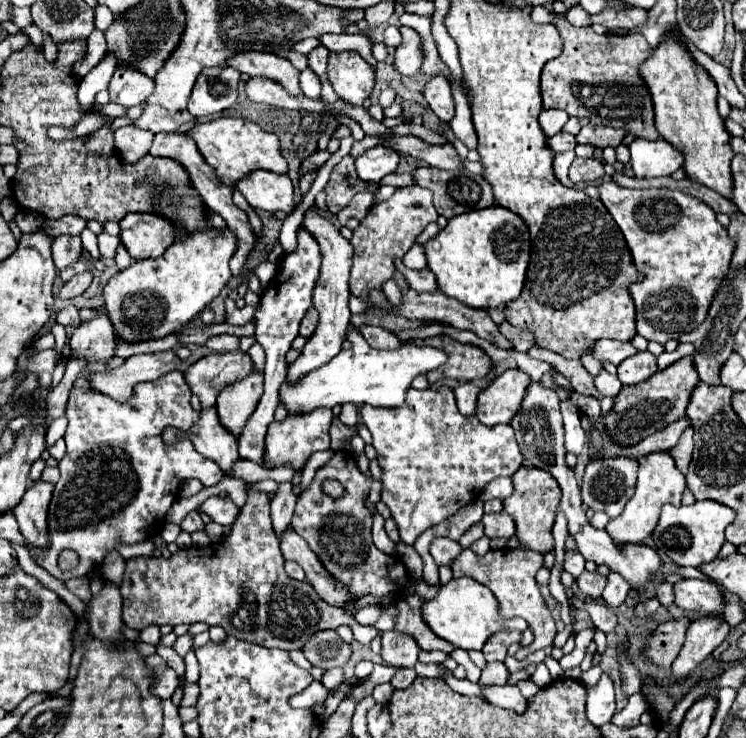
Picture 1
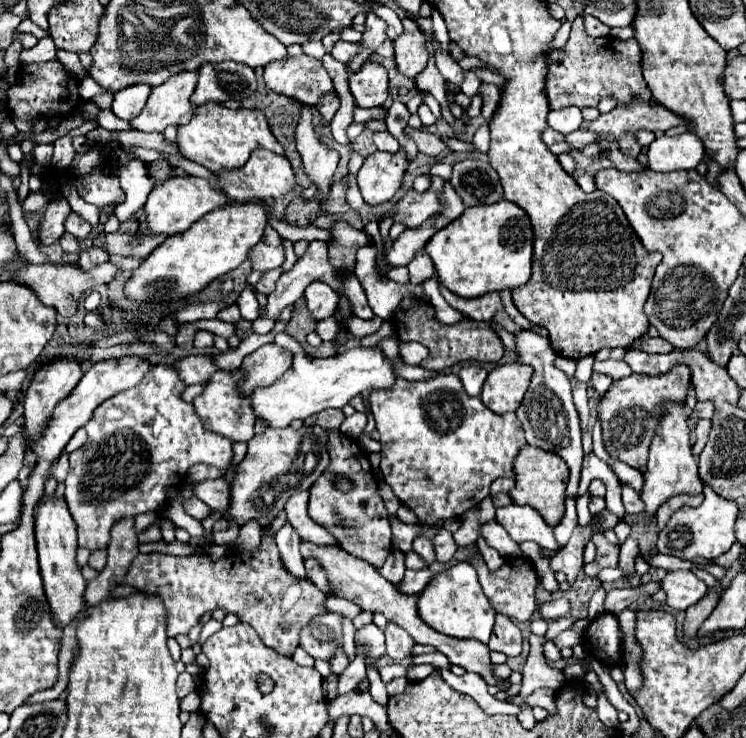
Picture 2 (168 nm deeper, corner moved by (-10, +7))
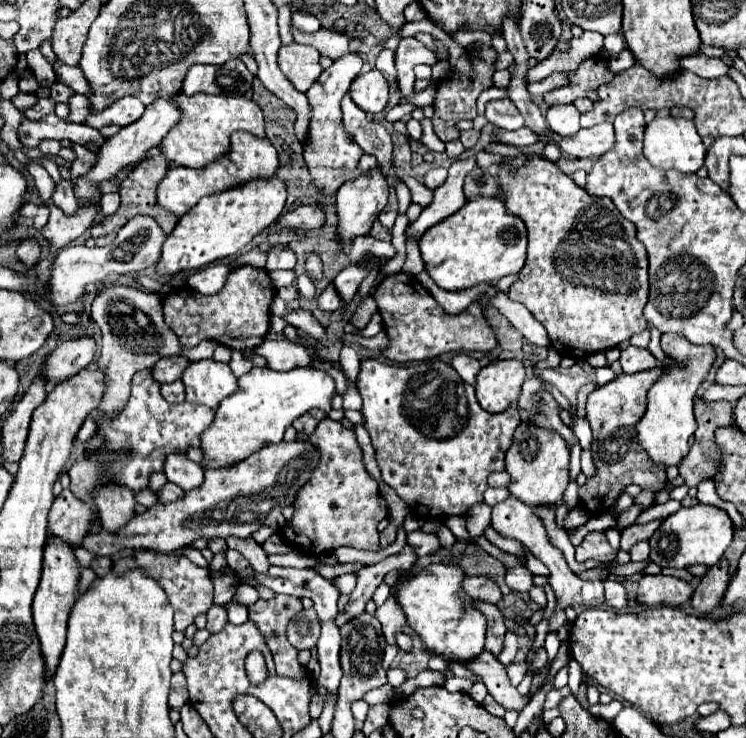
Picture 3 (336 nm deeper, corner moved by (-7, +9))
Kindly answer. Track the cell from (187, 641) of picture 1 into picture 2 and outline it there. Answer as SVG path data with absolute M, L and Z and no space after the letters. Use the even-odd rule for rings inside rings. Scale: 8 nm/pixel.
M209 619L205 625L203 625L203 629L201 629L201 635L199 635L199 645L203 645L205 641L207 641L207 637L211 637L215 631L219 631L221 629L221 623L219 621L215 621L215 619Z

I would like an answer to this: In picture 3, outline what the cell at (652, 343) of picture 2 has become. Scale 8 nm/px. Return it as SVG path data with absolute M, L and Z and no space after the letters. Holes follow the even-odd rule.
M676 333L662 335L662 351L684 367L664 365L665 374L648 391L648 409L646 415L636 423L636 439L648 451L652 461L670 467L678 465L688 453L688 439L696 431L692 403L698 387L704 383L716 359L716 351L712 345L692 345L686 337L680 337Z

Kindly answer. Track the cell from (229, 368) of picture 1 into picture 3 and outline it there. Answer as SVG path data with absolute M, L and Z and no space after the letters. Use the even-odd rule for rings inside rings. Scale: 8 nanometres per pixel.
M164 357L156 361L156 365L150 371L158 383L174 383L182 377L182 371L188 367L188 363L190 361L184 357Z

